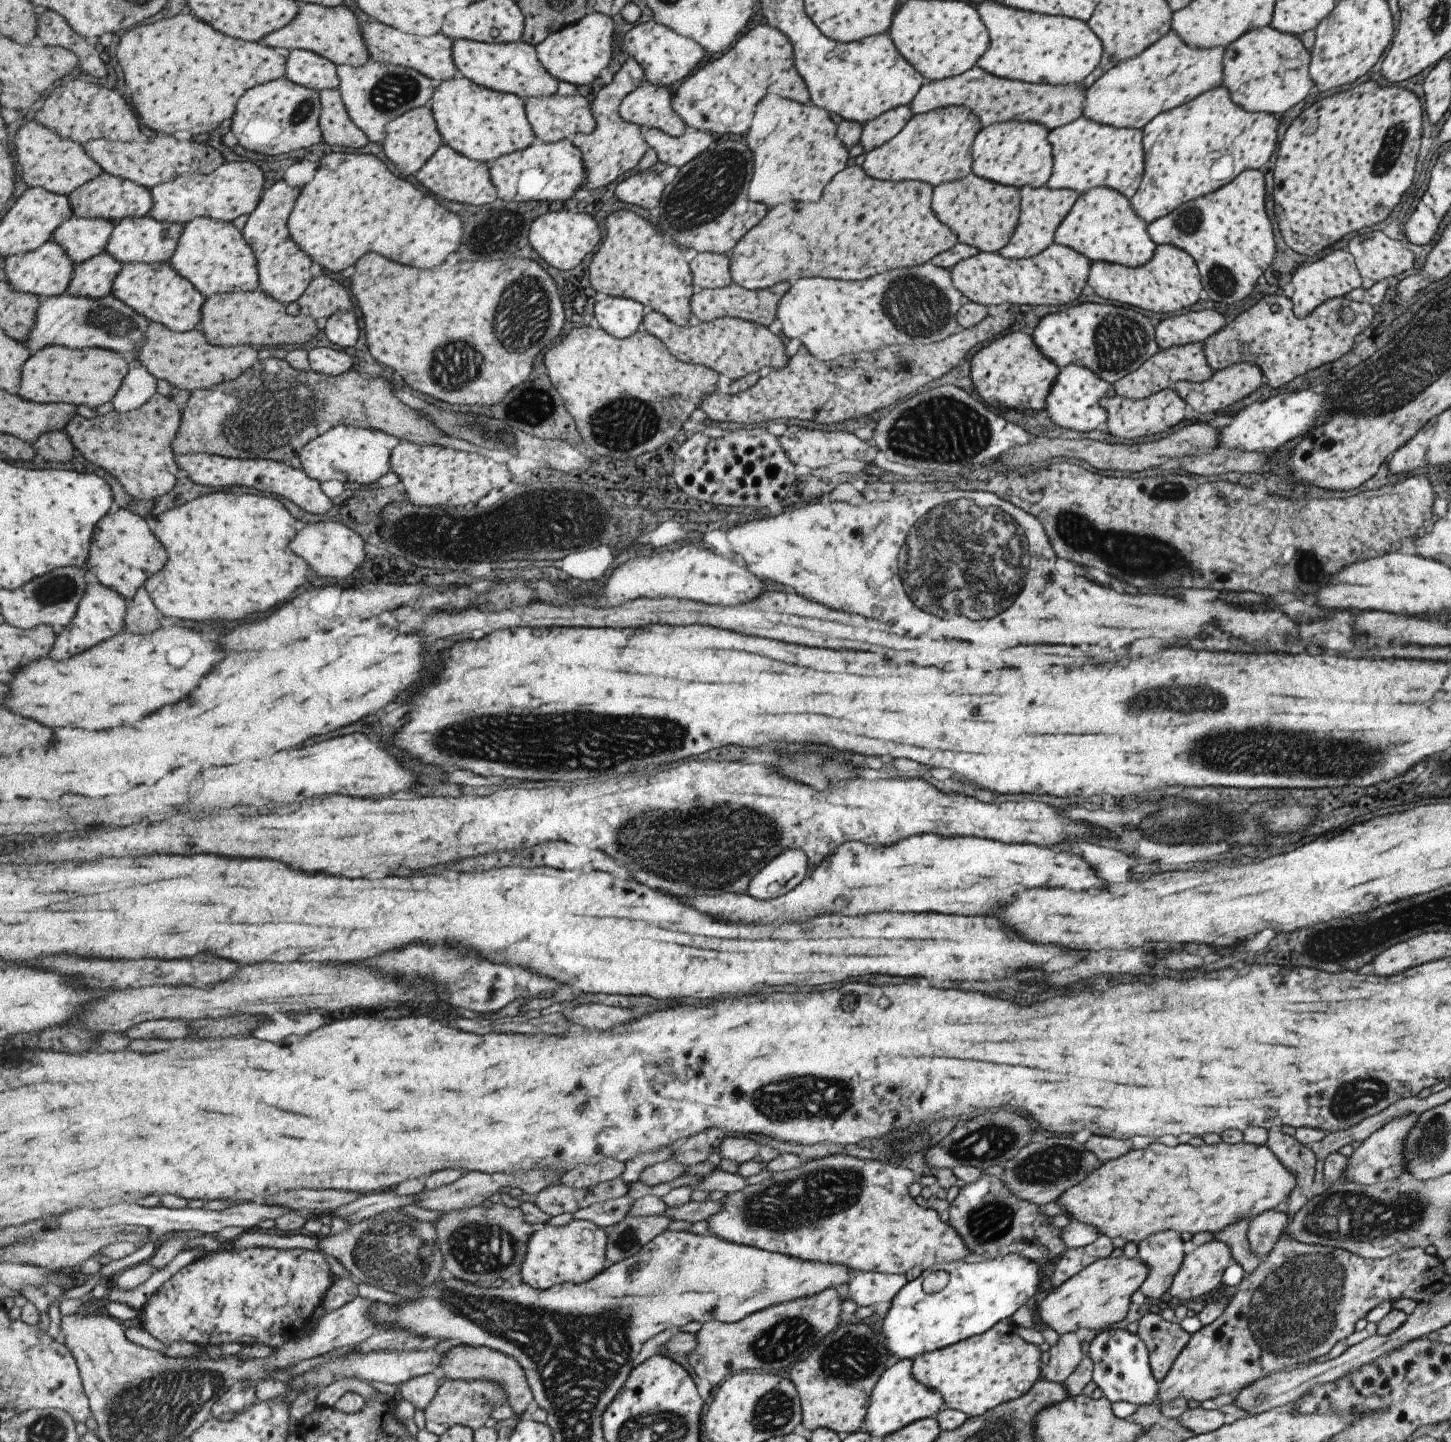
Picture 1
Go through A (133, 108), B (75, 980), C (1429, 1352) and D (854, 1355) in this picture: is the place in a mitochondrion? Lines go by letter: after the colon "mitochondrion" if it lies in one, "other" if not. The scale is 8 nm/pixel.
A: other
B: other
C: other
D: mitochondrion

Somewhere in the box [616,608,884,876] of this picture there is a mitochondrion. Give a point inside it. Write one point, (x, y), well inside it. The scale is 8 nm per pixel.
(821, 770)

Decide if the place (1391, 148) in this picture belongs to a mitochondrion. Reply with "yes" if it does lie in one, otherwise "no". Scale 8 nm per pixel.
yes

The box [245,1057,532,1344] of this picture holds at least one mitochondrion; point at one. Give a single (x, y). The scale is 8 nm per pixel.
(394, 1252)

